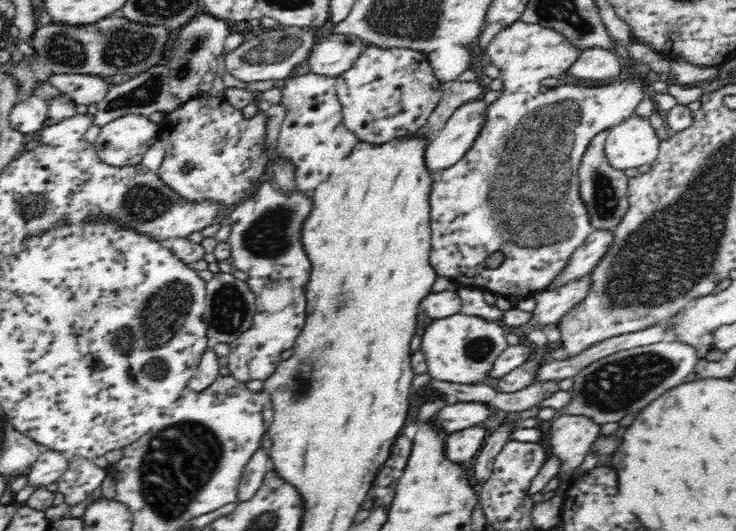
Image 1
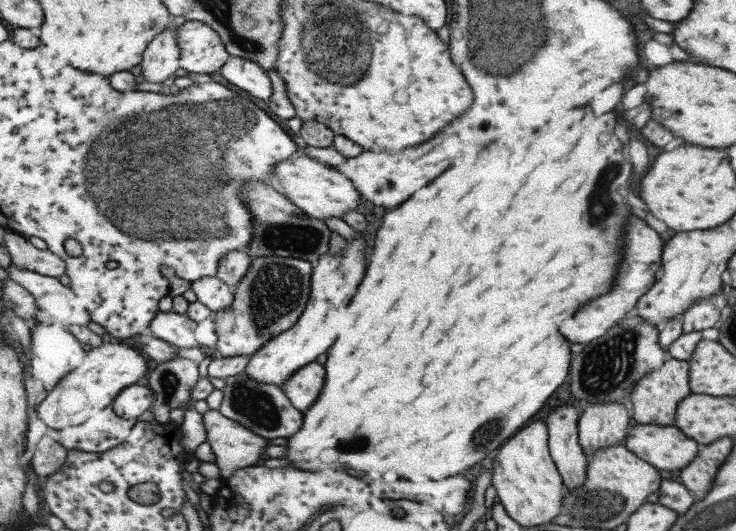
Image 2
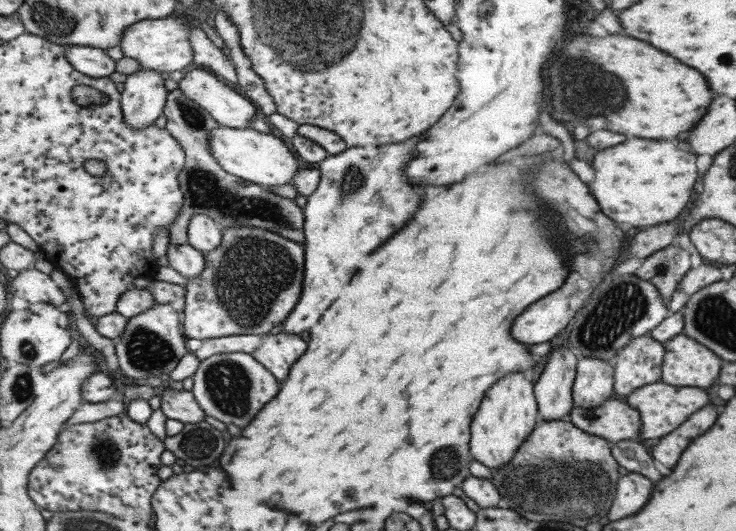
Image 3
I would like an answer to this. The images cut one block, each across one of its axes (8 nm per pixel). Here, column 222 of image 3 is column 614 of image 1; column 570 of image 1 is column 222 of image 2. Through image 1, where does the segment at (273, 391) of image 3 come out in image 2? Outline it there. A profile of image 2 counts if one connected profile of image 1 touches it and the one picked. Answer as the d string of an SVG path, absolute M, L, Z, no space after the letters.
M246 370L235 376L224 379L226 383L221 389L223 398L220 404L220 411L223 416L231 420L239 421L239 424L246 425L259 436L267 438L286 438L293 436L301 430L304 416L286 395L283 388L275 384L267 384L250 377Z

